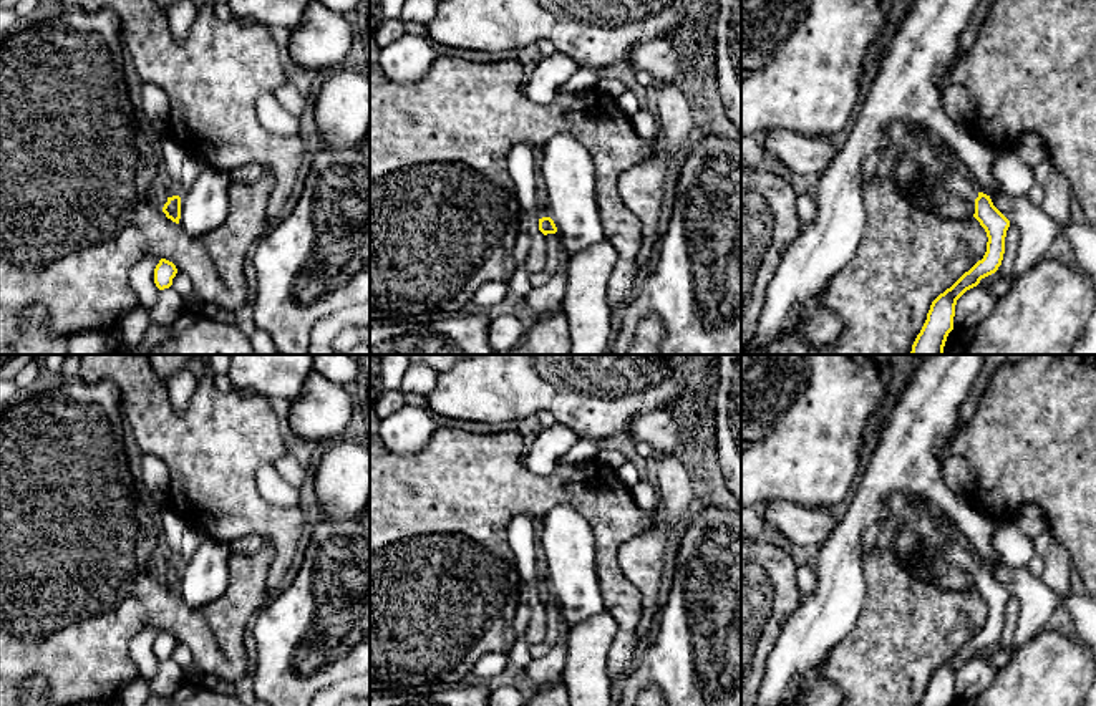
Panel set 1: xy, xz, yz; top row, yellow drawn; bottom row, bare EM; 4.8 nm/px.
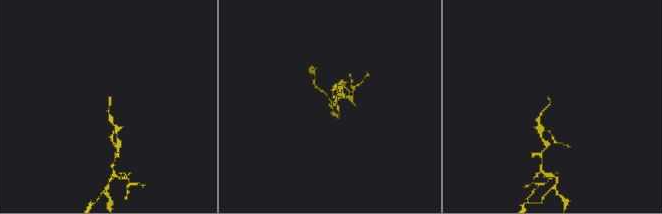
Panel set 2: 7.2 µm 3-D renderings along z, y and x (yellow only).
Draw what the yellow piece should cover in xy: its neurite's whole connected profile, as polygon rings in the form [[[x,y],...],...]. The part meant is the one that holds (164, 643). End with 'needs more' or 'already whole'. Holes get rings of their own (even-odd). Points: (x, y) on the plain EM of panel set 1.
[[[161,630],[154,640],[154,655],[159,661],[169,660],[172,656],[172,650],[176,648],[177,640],[172,633]]] | already whole

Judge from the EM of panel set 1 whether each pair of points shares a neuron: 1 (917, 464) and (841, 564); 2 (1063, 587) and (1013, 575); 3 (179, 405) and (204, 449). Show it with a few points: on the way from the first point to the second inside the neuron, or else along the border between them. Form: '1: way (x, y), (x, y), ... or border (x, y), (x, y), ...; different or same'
1: way (889, 481), (866, 504), (848, 536); same
2: border (1040, 577), (1048, 587), (1065, 597), (1076, 590); different
3: border (198, 378), (188, 406), (183, 411), (174, 411); different

